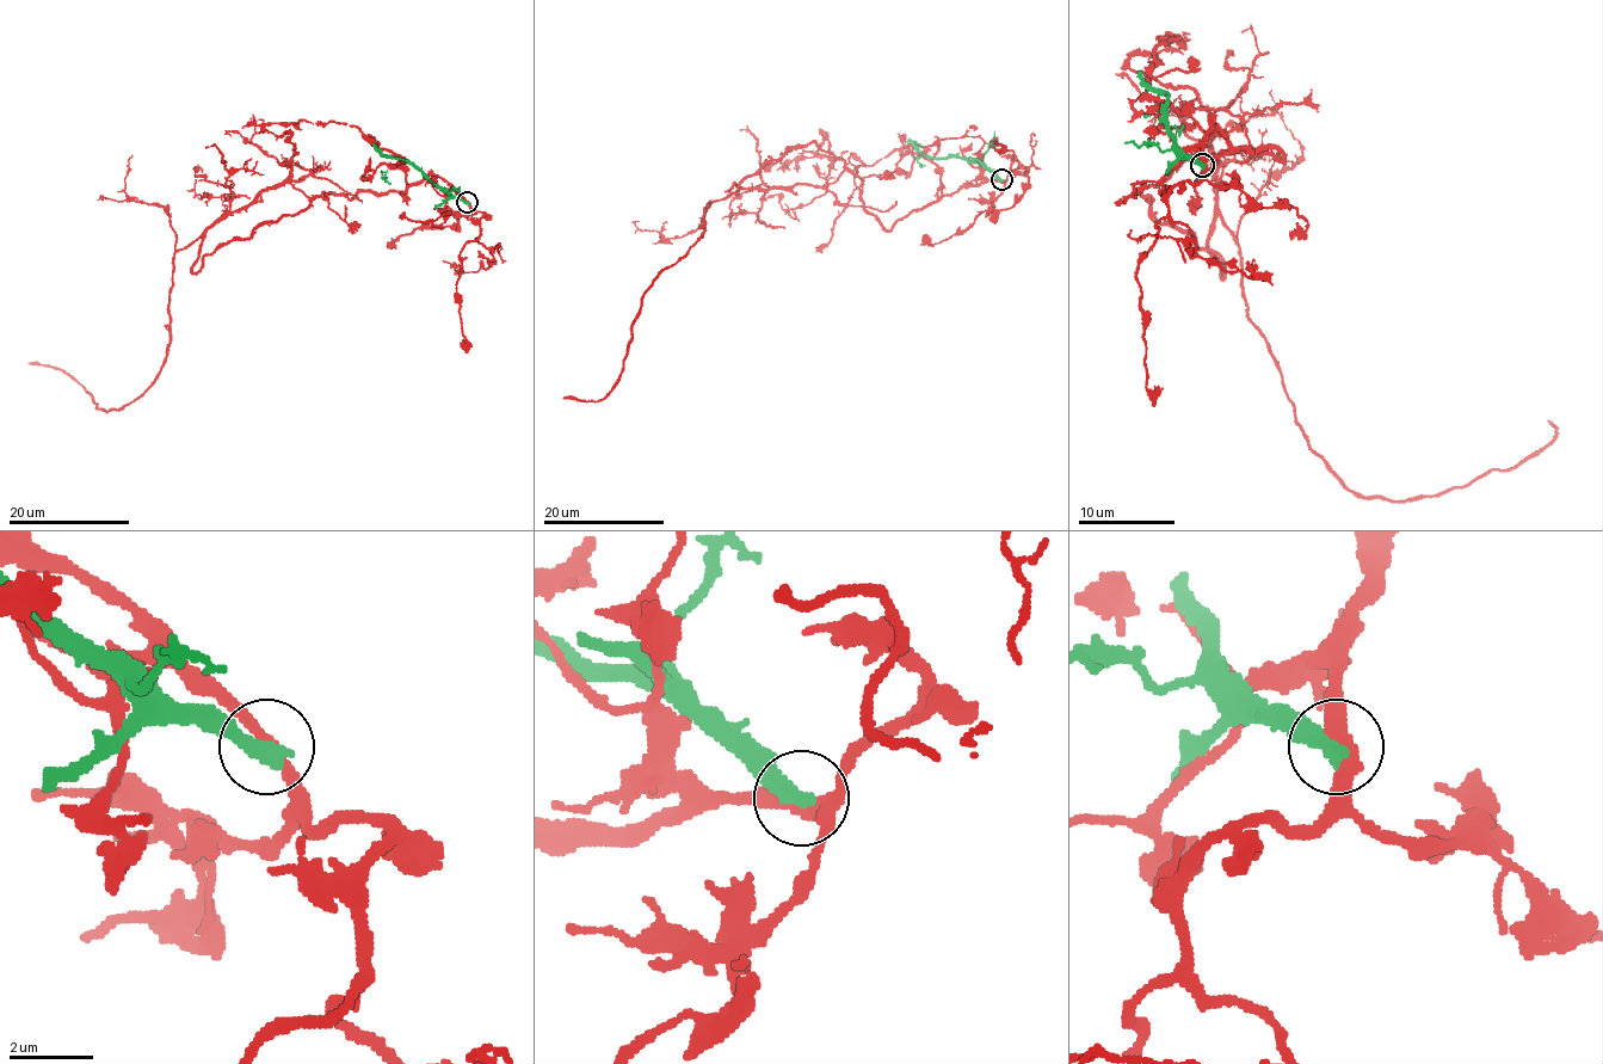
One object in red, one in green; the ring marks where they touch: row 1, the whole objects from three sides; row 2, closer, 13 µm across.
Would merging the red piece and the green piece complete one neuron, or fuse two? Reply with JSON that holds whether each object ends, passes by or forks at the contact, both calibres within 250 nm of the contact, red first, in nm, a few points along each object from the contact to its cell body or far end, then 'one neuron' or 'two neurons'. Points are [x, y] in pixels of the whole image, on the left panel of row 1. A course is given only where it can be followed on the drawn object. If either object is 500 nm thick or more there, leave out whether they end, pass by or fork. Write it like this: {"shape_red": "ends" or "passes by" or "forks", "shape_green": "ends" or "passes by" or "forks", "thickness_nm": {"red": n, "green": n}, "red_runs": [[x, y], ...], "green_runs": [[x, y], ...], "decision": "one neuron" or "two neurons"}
{"shape_red": "passes by", "shape_green": "ends", "thickness_nm": {"red": 280, "green": 420}, "red_runs": [[466, 201], [425, 176], [349, 198], [279, 183], [174, 256], [166, 361], [124, 407], [28, 362]], "green_runs": [[466, 201], [435, 185], [411, 164], [387, 158], [380, 172], [390, 183]], "decision": "two neurons"}

